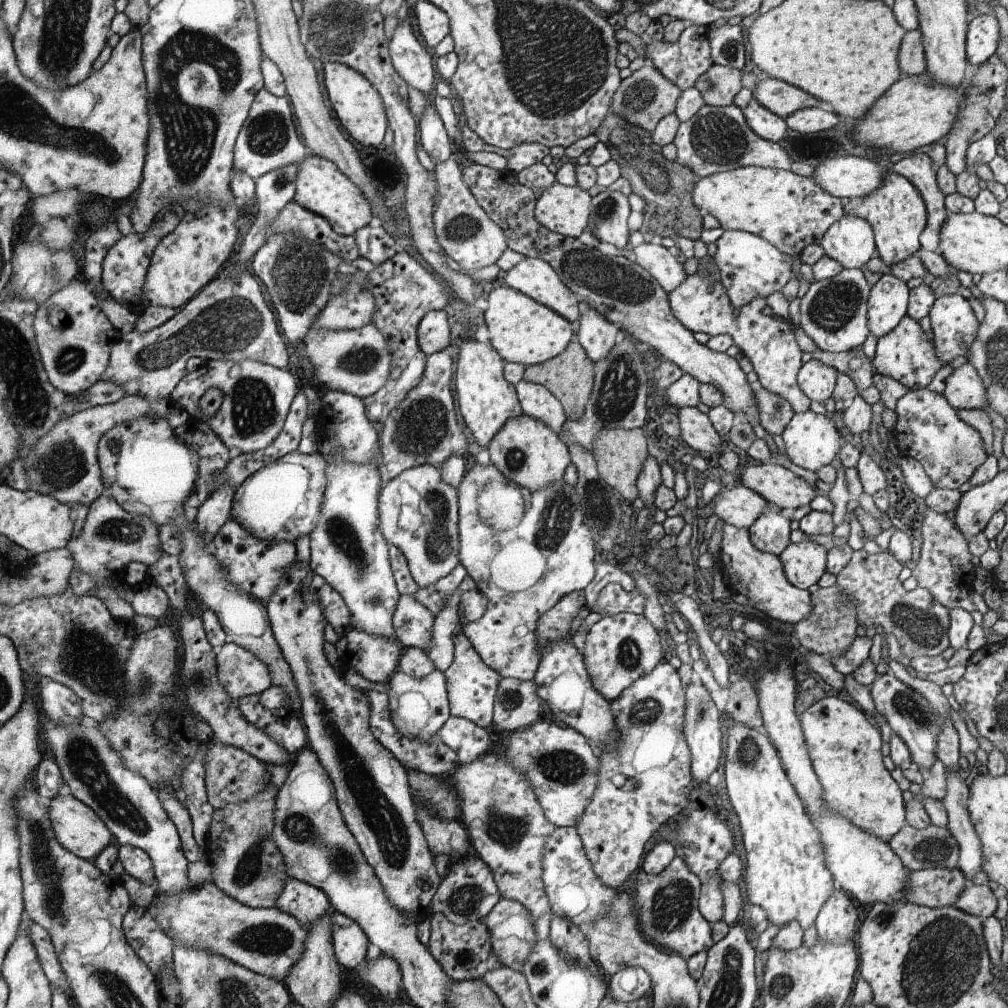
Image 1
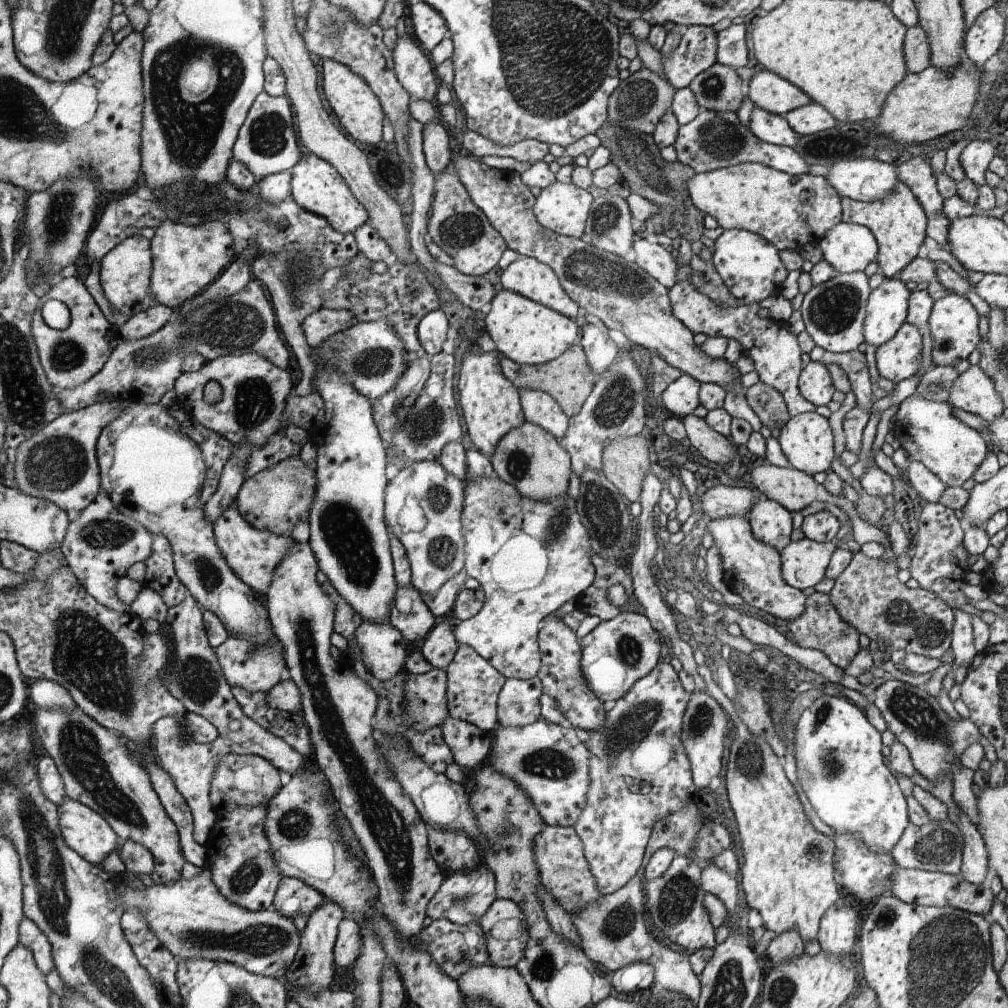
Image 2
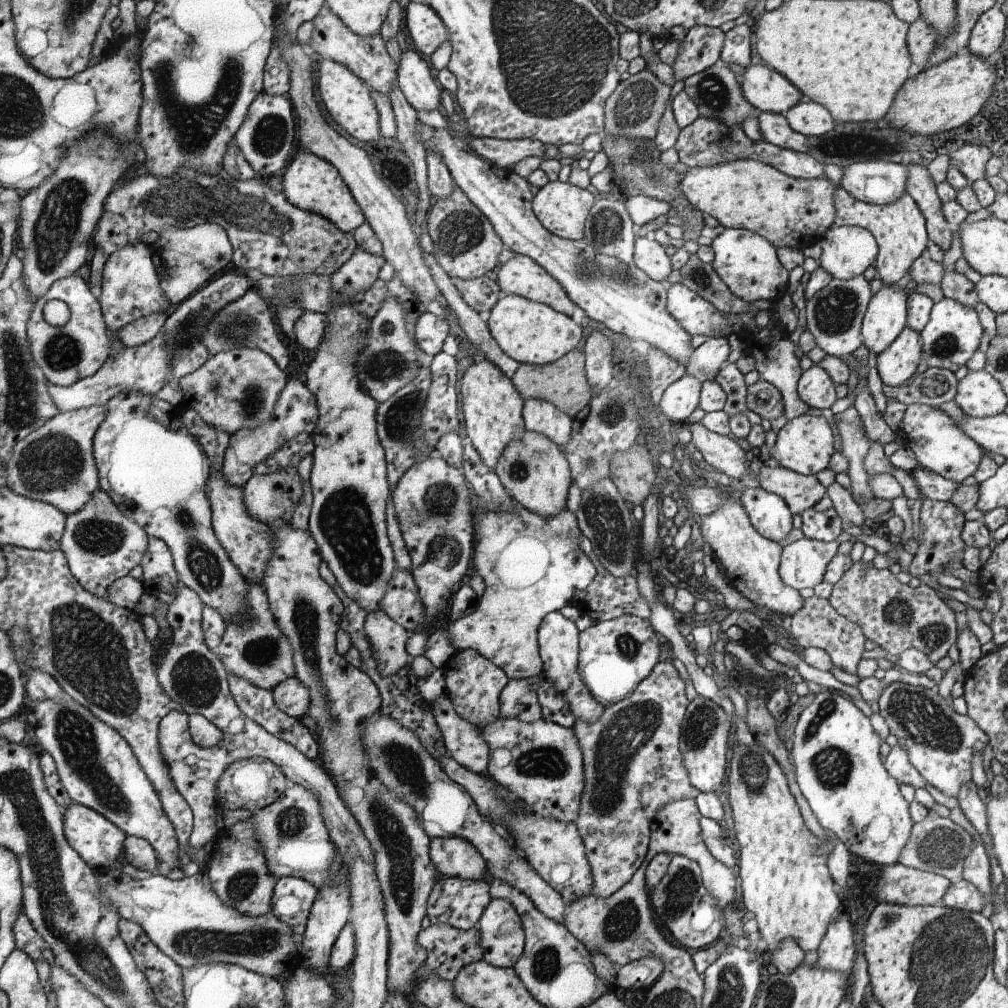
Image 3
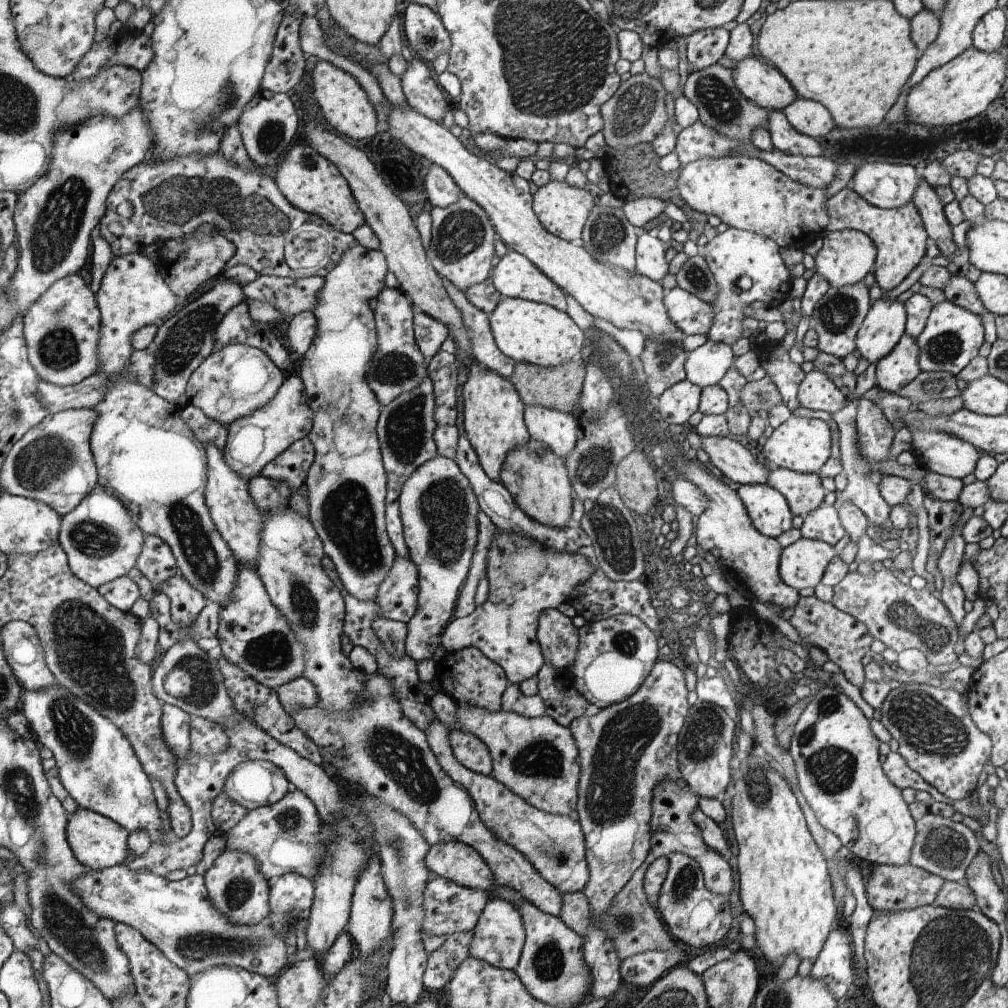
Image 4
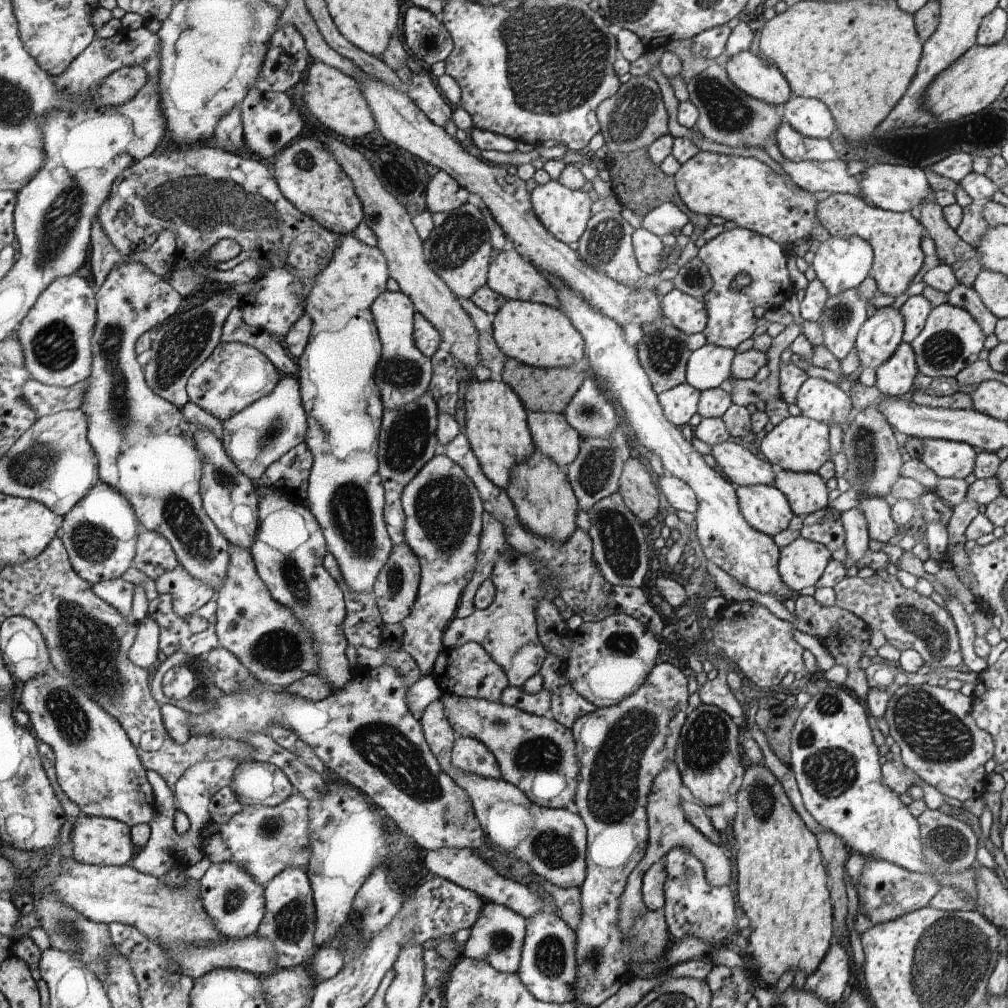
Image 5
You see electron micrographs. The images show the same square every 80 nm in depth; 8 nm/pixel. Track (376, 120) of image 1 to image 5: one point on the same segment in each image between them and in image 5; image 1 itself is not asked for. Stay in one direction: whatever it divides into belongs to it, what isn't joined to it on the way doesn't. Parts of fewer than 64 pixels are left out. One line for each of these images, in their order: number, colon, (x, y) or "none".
2: (358, 107)
3: (348, 99)
4: (344, 103)
5: (337, 100)

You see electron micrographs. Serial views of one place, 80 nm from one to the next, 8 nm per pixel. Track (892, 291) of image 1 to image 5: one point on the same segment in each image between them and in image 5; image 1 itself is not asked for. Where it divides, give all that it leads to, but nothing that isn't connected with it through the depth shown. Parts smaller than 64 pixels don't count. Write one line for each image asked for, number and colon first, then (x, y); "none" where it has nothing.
2: (887, 307)
3: (886, 316)
4: (884, 324)
5: (881, 334)

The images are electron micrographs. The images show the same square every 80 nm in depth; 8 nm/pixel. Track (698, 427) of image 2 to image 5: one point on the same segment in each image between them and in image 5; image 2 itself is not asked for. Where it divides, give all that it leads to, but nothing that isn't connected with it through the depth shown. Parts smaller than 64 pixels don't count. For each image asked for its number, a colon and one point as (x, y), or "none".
3: (723, 454)
4: (730, 458)
5: (744, 468)

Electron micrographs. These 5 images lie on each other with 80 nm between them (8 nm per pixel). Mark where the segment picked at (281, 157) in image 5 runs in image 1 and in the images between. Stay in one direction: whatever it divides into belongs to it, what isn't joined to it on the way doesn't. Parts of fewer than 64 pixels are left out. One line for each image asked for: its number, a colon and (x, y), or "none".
1: (321, 187)
2: (316, 185)
3: (312, 184)
4: (313, 184)

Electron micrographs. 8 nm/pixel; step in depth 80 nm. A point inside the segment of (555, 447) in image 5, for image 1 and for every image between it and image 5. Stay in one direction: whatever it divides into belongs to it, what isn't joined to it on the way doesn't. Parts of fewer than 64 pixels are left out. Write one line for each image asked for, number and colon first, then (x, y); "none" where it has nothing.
1: (537, 402)
2: (540, 408)
3: (540, 416)
4: (560, 431)

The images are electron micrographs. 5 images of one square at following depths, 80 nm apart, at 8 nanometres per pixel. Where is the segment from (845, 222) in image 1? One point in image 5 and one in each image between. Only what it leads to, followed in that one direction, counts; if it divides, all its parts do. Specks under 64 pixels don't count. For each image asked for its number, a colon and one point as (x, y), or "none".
2: (847, 247)
3: (847, 251)
4: (846, 256)
5: (841, 263)

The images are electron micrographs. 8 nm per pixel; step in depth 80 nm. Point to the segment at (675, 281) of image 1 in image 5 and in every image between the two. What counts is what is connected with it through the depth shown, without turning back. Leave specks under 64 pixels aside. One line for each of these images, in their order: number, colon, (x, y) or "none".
2: (654, 259)
3: (650, 257)
4: (650, 261)
5: (648, 246)

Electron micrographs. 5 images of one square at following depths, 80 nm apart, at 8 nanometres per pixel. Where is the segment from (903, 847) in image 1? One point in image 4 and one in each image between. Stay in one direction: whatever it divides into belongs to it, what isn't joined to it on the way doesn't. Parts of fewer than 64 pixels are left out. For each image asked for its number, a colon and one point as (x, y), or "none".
2: (937, 846)
3: (937, 845)
4: (943, 847)

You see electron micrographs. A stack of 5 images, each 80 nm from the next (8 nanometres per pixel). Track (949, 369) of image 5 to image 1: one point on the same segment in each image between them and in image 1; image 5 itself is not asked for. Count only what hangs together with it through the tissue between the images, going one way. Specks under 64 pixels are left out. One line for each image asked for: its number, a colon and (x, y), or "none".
1: (954, 325)
2: (954, 324)
3: (953, 334)
4: (952, 336)

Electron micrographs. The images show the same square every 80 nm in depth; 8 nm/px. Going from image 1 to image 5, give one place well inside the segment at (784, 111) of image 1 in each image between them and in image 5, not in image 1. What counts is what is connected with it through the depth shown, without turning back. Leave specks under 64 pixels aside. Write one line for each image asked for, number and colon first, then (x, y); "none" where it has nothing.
2: (768, 91)
3: (767, 90)
4: (764, 84)
5: (758, 79)

